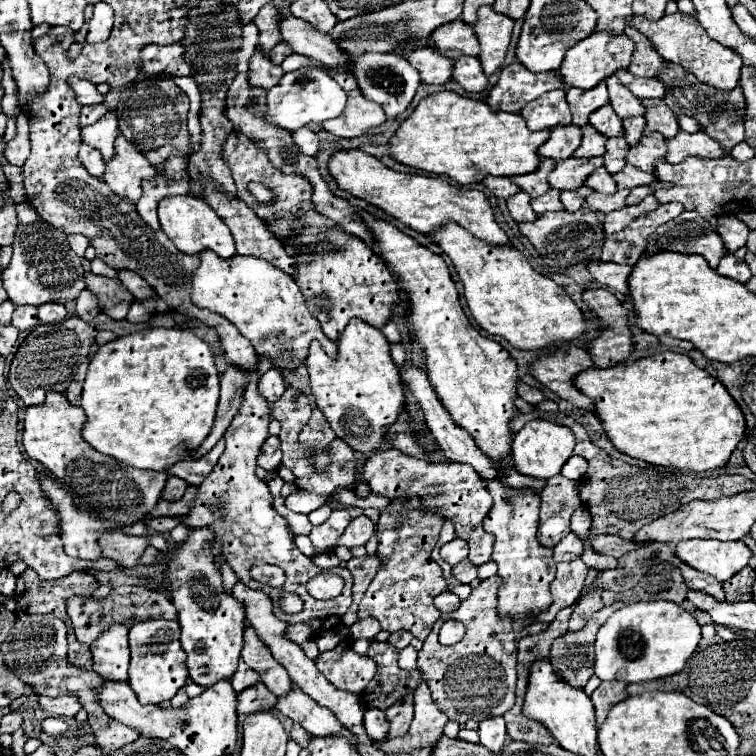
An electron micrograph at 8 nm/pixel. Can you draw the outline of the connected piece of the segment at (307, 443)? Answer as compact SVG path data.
M313 406L311 420L299 432L299 444L309 452L309 460L313 462L317 472L325 472L329 468L329 464L331 464L329 446L335 438L337 436L333 434L323 412L317 406Z

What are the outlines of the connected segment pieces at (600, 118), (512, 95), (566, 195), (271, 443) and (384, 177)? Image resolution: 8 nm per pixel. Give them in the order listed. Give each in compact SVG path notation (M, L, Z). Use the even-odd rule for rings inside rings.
M611 104L601 106L599 110L595 110L589 116L589 124L593 124L599 132L603 132L605 136L625 136L625 128L621 118L615 114L615 110L611 108Z
M513 62L501 70L499 82L493 86L487 104L493 110L519 112L527 102L535 100L543 92L565 86L567 86L565 80L553 70L535 74L527 70L521 62Z
M563 190L561 192L561 202L563 202L565 210L569 210L569 212L577 212L583 206L583 200L585 198L577 190Z
M269 436L263 442L257 464L265 470L277 470L281 466L281 448L279 448L279 438L277 436Z
M361 150L335 152L329 160L329 172L337 180L341 190L367 200L373 206L379 206L387 214L395 216L403 224L411 226L417 232L431 234L435 228L441 228L445 222L457 222L473 236L489 242L491 246L511 246L505 230L497 224L489 198L479 190L449 186L443 178L423 176L423 174L405 174L387 168L379 158L369 156Z

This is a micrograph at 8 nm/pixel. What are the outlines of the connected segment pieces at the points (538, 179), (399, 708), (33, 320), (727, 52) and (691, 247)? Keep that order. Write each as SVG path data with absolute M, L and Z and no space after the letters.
M543 158L541 164L539 164L539 168L535 172L523 174L523 176L513 176L511 180L517 182L517 186L521 186L521 190L527 192L529 196L533 196L533 198L543 196L551 188L549 182L547 182L547 176L553 172L555 164L557 162L553 158Z
M411 696L405 698L403 702L397 702L391 708L387 708L385 714L387 714L387 722L389 722L389 734L387 734L385 740L407 734L409 724L413 720L413 700L411 700Z
M17 306L15 312L13 312L13 326L17 326L19 330L25 330L25 328L33 328L39 324L39 318L37 318L37 308L35 306Z
M675 12L675 14L665 14L661 20L653 20L653 22L641 20L635 16L629 24L637 26L637 30L643 32L653 42L657 52L667 62L683 66L685 70L693 72L701 82L717 86L721 90L731 90L737 86L739 74L741 74L741 56L737 56L737 52L719 44L717 40L711 40L695 16Z
M681 212L677 218L661 224L649 238L645 252L653 256L657 252L687 252L701 254L711 268L717 268L719 258L725 256L725 248L715 228L697 212Z

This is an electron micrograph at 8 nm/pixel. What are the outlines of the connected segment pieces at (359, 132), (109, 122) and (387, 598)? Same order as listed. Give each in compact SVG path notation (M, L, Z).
M337 72L333 78L341 84L341 88L347 92L347 108L341 114L341 118L327 120L323 126L325 130L333 132L335 136L363 136L365 132L381 126L387 118L381 112L381 106L373 100L367 100L357 86L357 80L351 72Z
M107 112L93 126L81 130L81 140L87 144L95 144L95 148L103 154L103 160L109 162L115 156L115 138L119 136L117 112Z
M419 496L391 500L389 506L381 510L381 518L377 524L377 556L381 558L383 566L363 594L357 612L359 620L371 616L379 620L381 628L387 632L405 628L419 640L425 640L429 636L435 620L441 616L441 612L433 604L433 598L447 590L443 570L431 558L431 550L439 540L441 524L441 516L433 510L425 510Z

